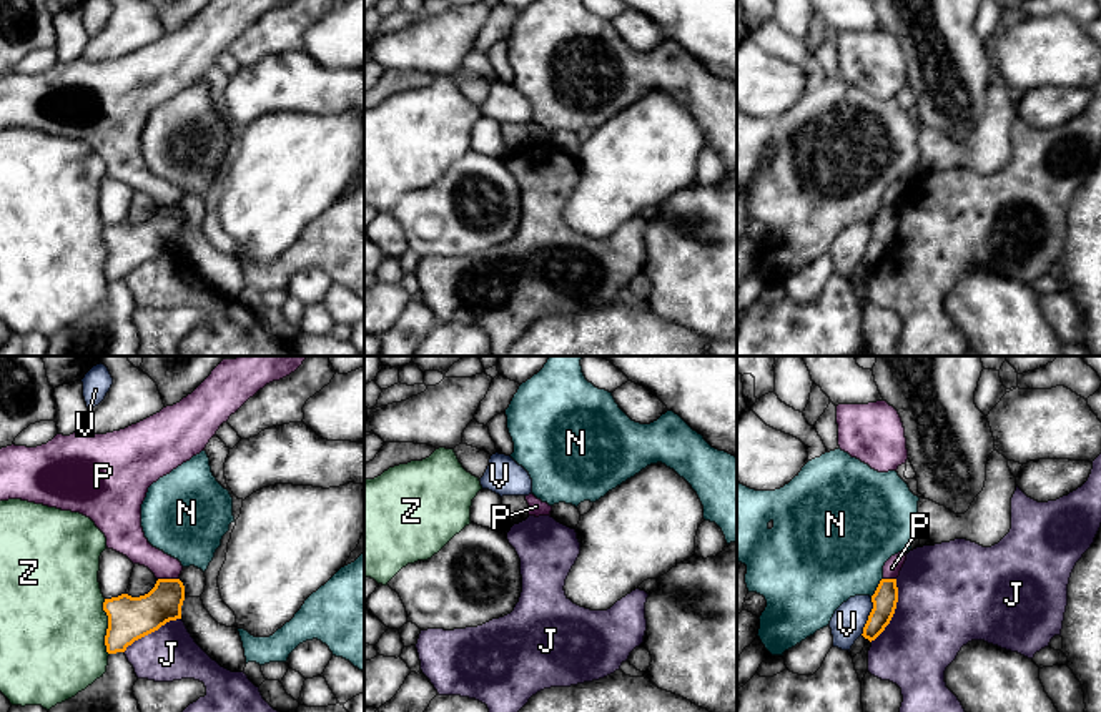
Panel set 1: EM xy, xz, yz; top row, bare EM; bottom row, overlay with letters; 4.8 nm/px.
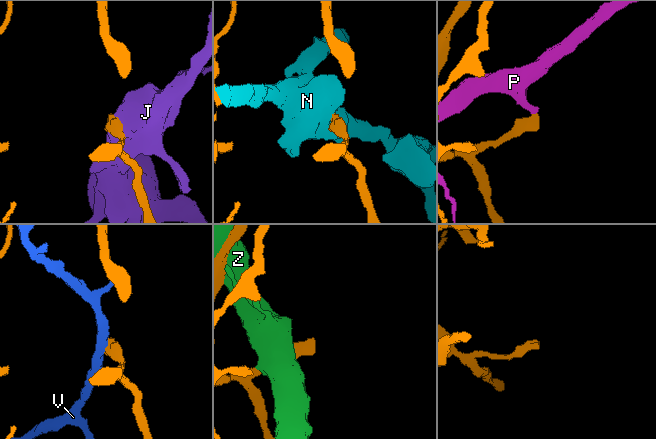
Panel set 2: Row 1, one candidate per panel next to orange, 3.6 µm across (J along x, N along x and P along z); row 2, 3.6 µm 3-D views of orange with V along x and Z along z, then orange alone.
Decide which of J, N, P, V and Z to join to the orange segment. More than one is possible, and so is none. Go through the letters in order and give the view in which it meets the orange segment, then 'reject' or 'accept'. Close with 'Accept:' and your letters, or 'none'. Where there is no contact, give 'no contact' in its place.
J: yz | reject
N: yz | reject
P: xy | reject
V: yz | reject
Z: xy | reject
Accept: none

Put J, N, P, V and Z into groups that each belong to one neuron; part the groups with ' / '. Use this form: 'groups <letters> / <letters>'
groups J / N / P / V / Z

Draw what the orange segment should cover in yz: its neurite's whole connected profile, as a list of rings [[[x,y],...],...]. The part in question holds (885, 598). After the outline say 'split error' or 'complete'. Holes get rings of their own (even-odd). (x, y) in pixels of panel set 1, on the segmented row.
[[[881,579],[875,594],[871,596],[871,602],[873,609],[862,634],[870,642],[885,630],[895,614],[898,602],[896,579]]] | complete

